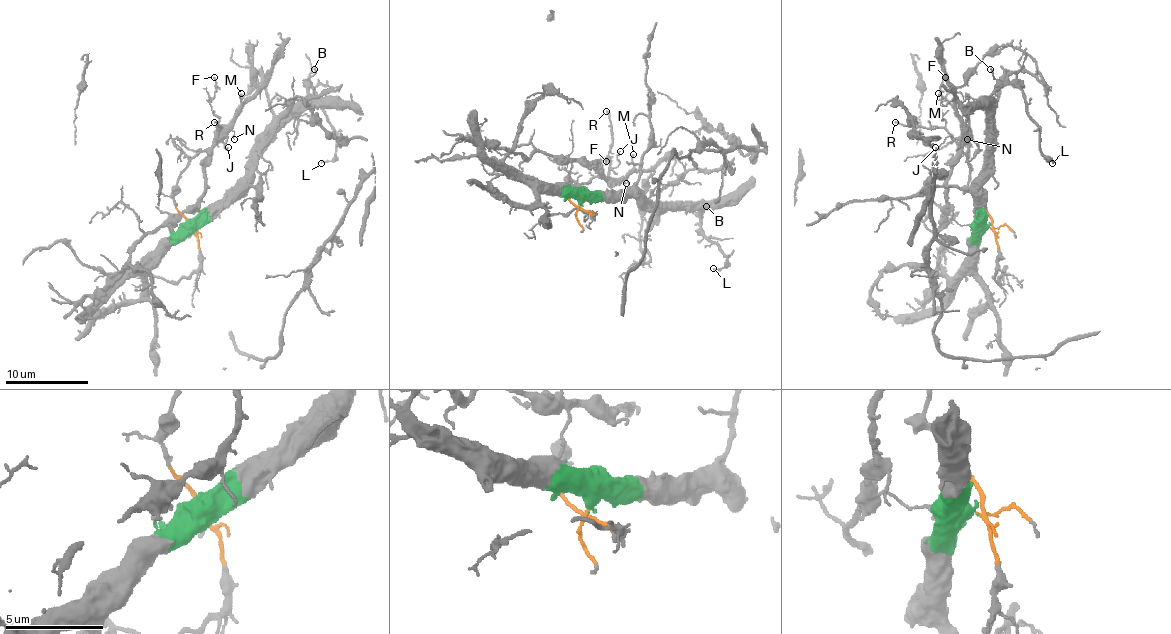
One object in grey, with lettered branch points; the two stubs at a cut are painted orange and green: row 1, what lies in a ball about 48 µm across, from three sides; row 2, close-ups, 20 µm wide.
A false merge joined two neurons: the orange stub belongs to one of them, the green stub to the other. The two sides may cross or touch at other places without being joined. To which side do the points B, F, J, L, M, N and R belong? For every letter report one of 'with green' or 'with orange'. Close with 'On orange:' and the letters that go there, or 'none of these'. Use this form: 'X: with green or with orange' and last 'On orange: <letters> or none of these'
B: with green
F: with orange
J: with orange
L: with green
M: with orange
N: with orange
R: with orange
On orange: F, J, M, N, R

